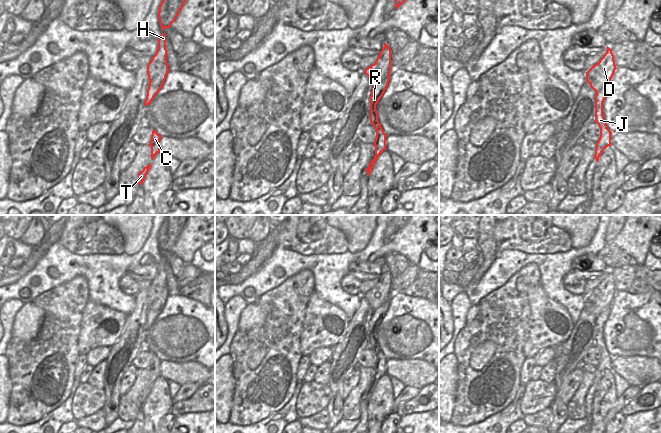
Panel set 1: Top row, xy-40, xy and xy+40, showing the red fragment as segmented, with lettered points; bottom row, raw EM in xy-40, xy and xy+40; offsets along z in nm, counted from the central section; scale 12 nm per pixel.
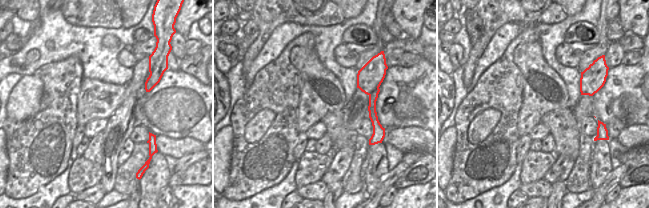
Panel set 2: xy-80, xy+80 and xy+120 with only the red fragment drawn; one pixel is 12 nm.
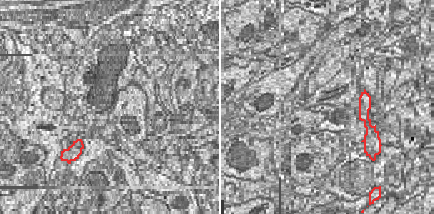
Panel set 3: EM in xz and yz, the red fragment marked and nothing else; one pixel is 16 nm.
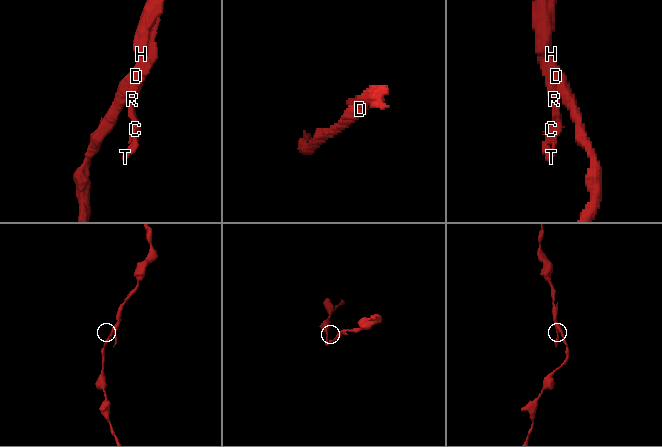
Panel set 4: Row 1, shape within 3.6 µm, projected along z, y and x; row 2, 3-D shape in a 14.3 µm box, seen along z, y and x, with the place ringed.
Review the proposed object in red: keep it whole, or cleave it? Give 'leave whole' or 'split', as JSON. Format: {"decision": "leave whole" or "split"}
{"decision": "split"}

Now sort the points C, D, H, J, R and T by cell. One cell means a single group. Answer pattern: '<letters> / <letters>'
C J R T / D H

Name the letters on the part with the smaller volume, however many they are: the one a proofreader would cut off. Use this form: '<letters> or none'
C, J, R, T

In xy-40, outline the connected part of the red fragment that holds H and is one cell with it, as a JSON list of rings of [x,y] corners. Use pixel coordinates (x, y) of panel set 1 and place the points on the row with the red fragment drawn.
[[[162,0],[158,9],[158,19],[159,24],[162,28],[162,35],[157,40],[158,47],[156,49],[155,55],[152,57],[151,61],[147,65],[147,75],[149,81],[155,78],[159,74],[164,64],[167,62],[167,49],[166,49],[166,37],[163,33],[164,20],[168,18],[168,4],[170,0]]]

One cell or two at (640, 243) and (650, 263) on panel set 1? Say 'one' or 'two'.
two

